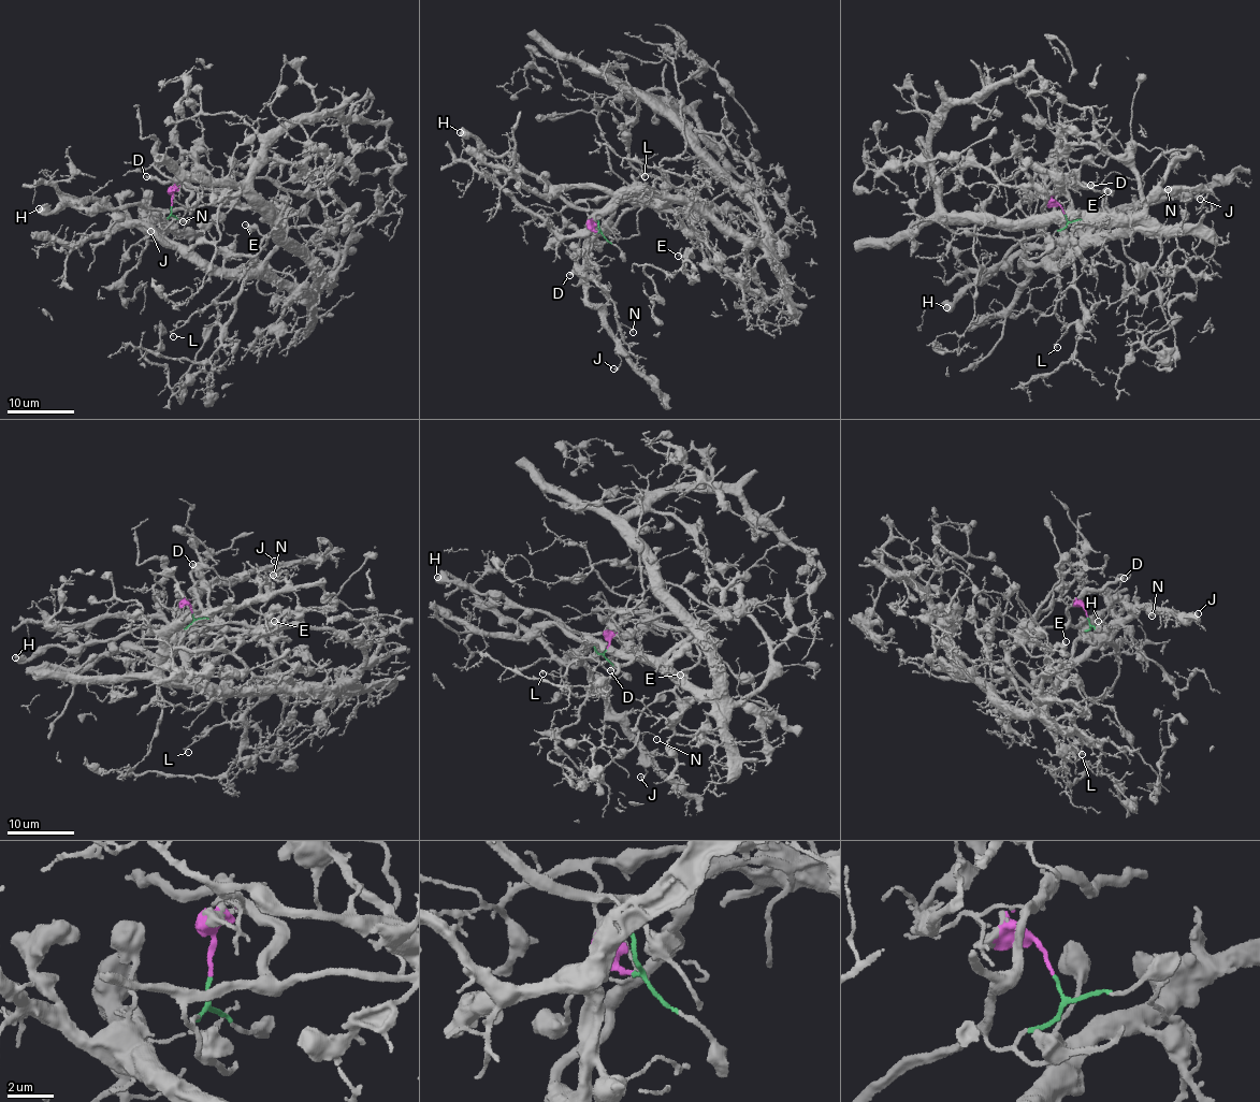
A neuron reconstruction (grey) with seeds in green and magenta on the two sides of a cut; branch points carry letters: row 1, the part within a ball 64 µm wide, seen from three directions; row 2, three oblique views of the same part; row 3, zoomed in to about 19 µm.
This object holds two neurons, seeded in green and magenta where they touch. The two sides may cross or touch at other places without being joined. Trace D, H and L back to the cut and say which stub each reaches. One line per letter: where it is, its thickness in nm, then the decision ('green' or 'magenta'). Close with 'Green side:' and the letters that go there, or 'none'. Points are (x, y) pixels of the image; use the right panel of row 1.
D: at (1090, 185); 360 nm thick; green
H: at (946, 307); 750 nm thick; green
L: at (1057, 347); 150 nm thick; magenta
Green side: D, H

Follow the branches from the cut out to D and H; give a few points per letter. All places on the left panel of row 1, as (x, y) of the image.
D: (172, 206), (165, 220), (163, 215), (186, 206), (190, 191), (174, 180), (163, 184), (146, 176)
H: (172, 206), (165, 219), (161, 211), (134, 203), (122, 208), (39, 208)

